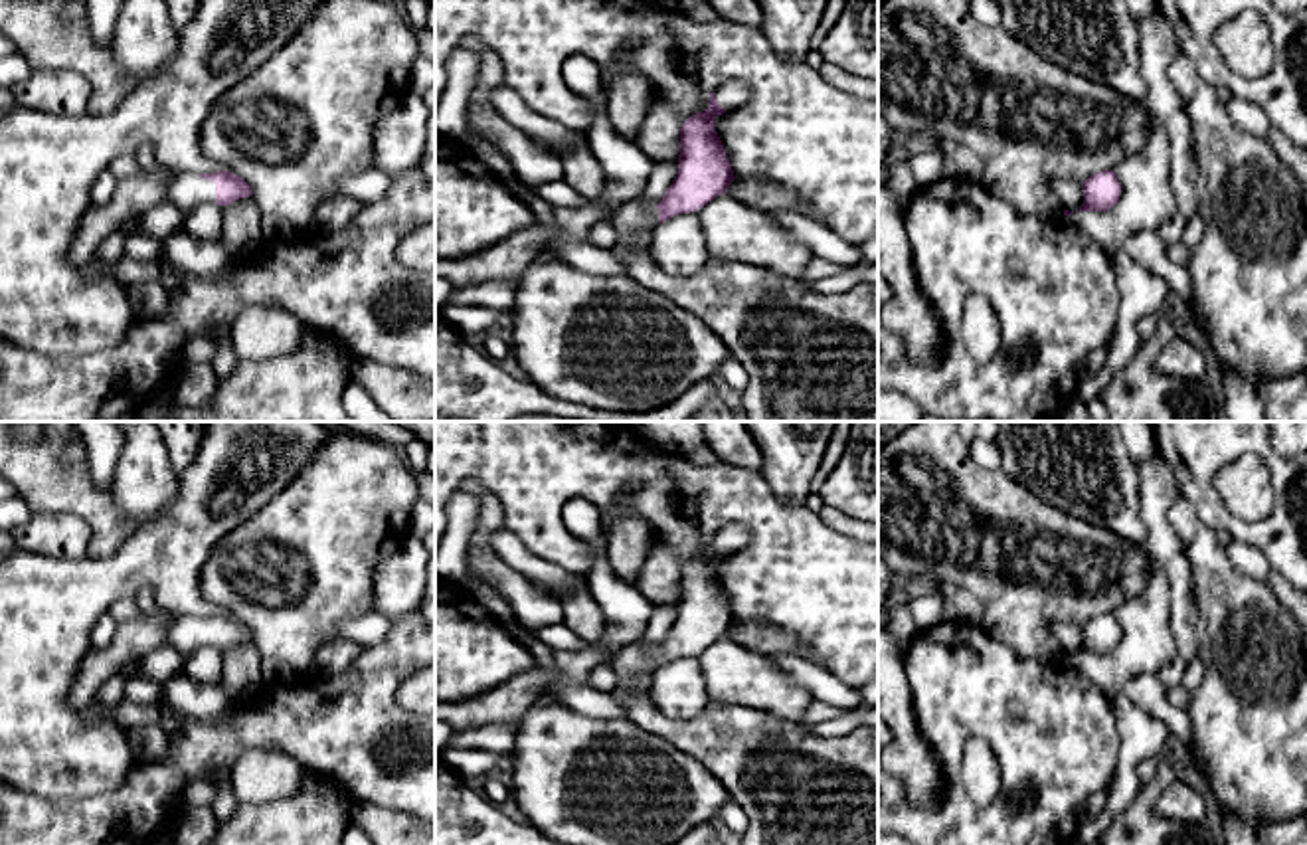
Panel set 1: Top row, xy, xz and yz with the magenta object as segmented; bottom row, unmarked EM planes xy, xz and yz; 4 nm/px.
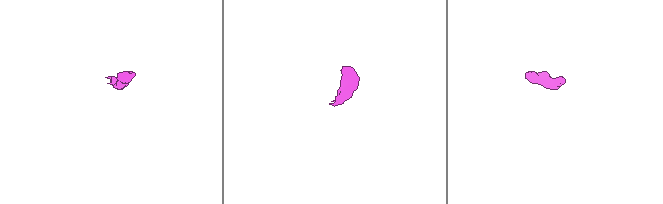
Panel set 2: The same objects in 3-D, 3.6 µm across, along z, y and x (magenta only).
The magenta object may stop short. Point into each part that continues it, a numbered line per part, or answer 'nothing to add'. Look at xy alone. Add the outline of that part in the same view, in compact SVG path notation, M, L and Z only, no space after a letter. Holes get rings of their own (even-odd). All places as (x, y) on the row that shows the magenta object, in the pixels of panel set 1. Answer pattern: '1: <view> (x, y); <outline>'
1: xy (188, 190); M174 172L168 200L184 212L192 212L202 204L216 204L216 184L194 172Z

